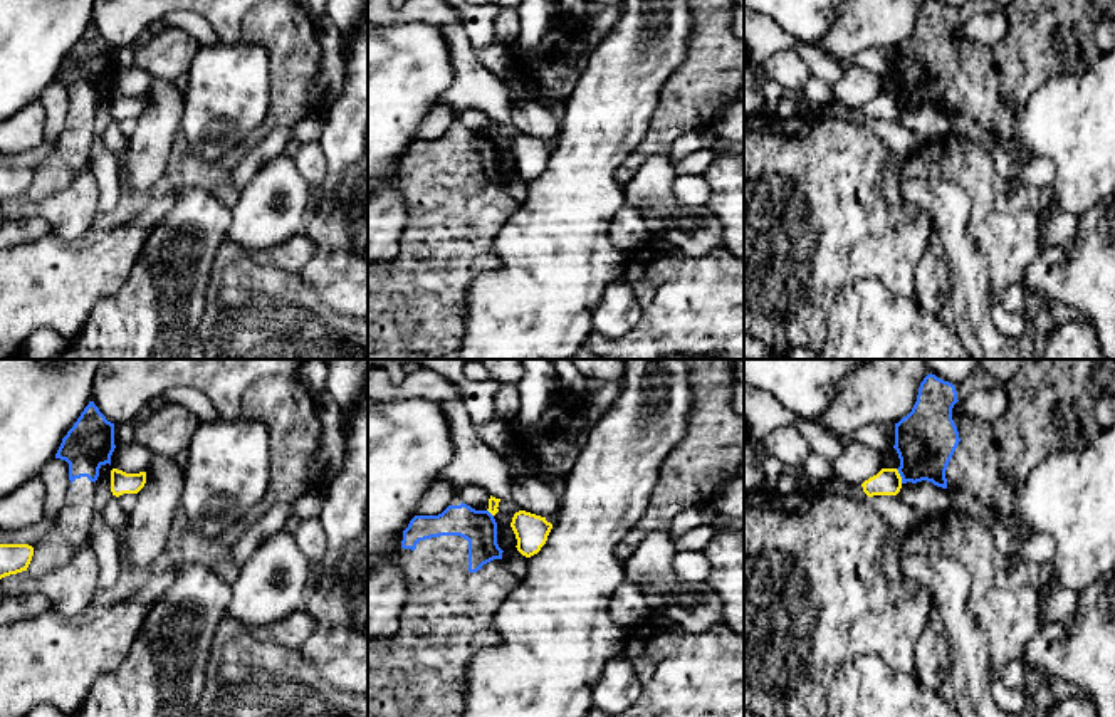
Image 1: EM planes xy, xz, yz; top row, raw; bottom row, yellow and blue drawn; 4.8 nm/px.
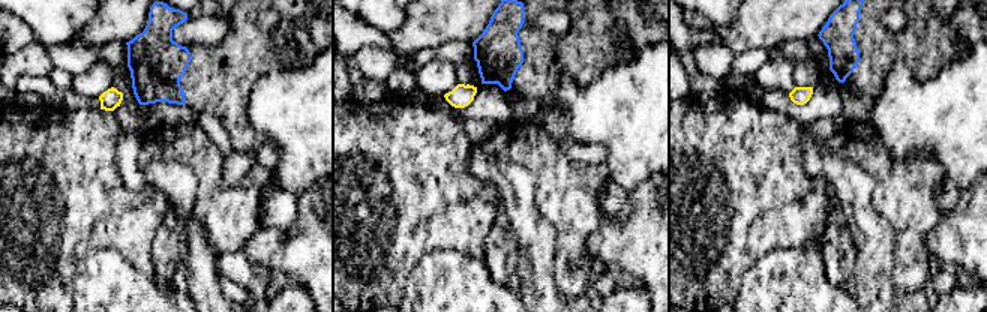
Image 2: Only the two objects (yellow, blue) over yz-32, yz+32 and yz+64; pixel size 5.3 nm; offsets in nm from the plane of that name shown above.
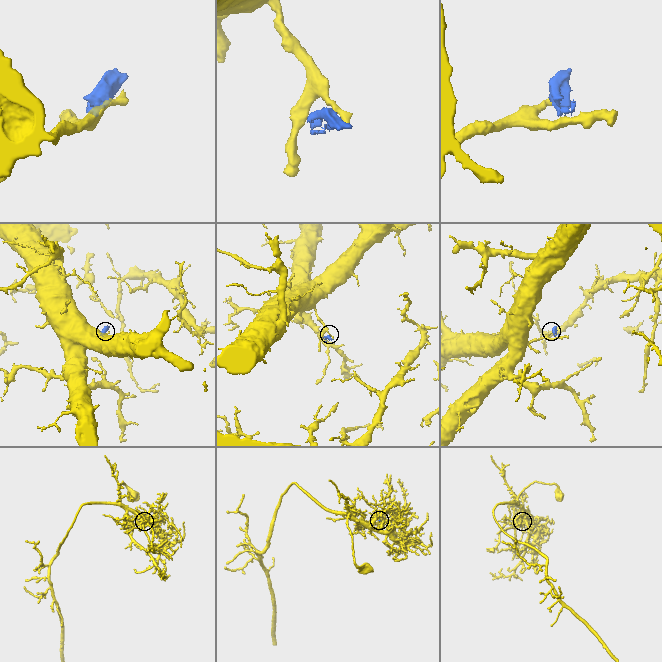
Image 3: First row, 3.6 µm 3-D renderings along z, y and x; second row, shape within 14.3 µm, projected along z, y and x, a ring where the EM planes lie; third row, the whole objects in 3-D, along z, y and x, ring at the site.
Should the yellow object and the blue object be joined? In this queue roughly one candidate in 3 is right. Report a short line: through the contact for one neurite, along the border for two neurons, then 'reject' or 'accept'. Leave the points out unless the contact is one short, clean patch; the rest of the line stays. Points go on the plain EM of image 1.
line yz (895, 93), (902, 106); reject

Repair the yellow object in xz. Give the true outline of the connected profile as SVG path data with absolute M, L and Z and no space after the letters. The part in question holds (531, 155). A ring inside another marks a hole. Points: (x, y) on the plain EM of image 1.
M519 134L514 138L510 151L517 163L517 175L531 181L546 168L552 148L547 146L546 141Z

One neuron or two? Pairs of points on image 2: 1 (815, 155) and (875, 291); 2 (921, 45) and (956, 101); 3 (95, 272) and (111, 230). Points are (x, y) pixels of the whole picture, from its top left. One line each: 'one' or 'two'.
1: one
2: two
3: two

